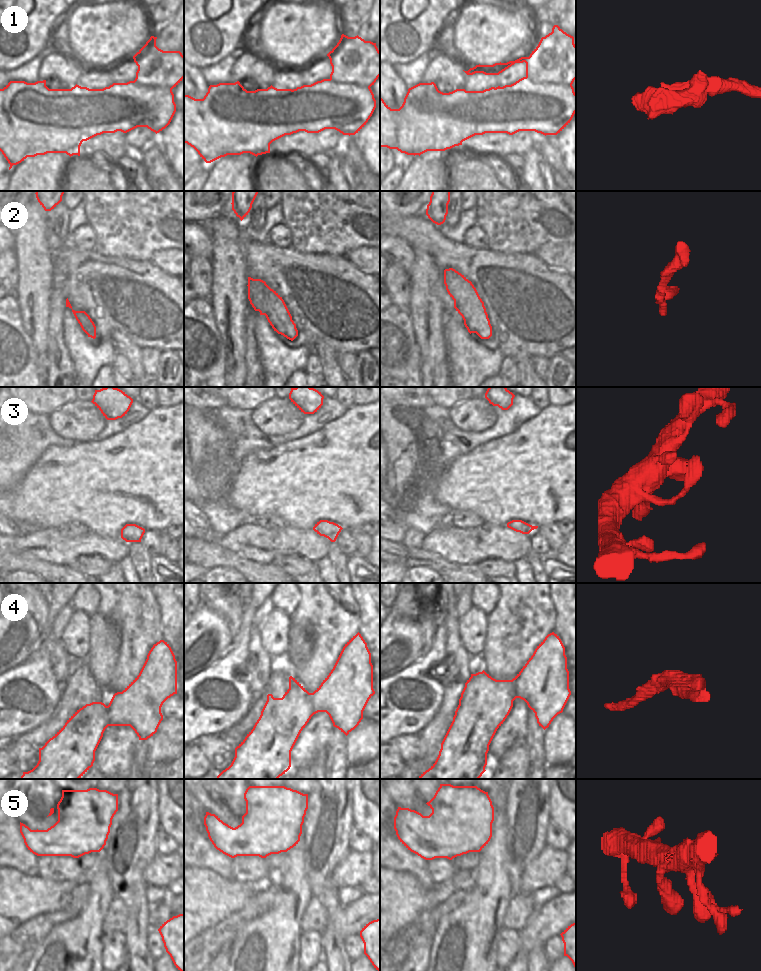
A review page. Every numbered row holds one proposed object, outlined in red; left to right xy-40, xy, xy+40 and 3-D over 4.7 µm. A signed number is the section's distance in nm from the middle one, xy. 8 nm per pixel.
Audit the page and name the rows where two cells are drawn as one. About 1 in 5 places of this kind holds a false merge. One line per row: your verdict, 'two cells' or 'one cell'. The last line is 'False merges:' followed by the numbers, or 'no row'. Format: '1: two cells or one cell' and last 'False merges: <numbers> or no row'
1: one cell
2: two cells
3: one cell
4: one cell
5: one cell
False merges: 2

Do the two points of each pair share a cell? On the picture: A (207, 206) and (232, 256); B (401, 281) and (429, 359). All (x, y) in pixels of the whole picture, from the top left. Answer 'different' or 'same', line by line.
A: different
B: different

